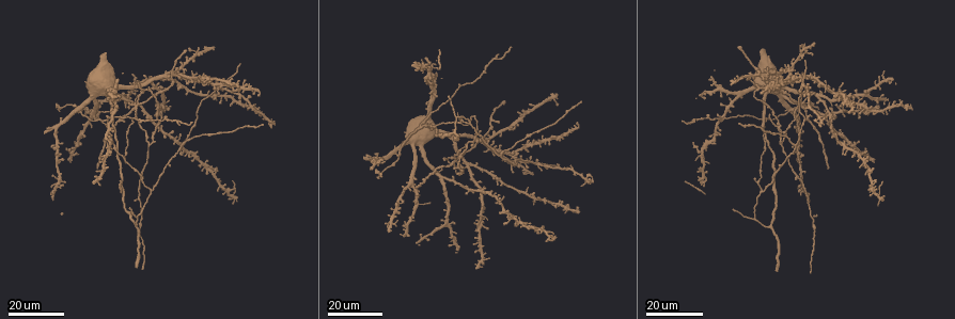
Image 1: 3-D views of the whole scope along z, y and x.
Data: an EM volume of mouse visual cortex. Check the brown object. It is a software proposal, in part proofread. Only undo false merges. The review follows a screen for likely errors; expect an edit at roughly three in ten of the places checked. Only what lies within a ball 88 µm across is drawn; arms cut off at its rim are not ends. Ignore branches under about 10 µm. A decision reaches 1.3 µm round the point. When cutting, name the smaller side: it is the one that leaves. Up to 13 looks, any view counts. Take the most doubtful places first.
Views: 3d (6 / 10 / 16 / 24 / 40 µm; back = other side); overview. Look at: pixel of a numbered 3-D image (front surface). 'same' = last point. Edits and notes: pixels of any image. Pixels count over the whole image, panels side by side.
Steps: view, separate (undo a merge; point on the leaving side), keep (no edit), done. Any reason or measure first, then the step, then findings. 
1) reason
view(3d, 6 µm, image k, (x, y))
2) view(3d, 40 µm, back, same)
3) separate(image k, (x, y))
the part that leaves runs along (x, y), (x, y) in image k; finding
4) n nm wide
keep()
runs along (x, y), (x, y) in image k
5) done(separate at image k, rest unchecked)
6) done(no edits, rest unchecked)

thin arm on a thick one
view(3d, 16 µm, image 1, (803, 83))

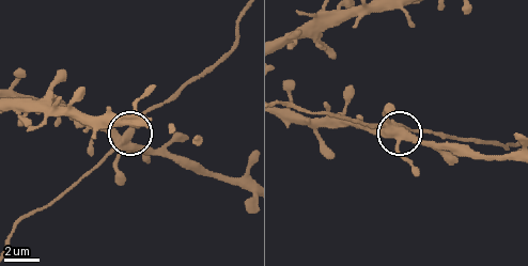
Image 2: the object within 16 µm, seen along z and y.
view(3d, 6 µm, image 2, (128, 139))

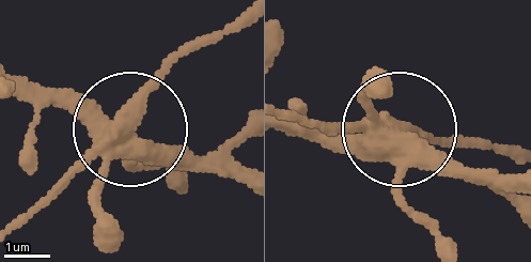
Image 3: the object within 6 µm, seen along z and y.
490 nm wide
keep()
runs along (292, 132), (459, 143) in image 3; continuous, no second neuron

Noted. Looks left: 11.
view(3d, 16 µm, image 1, (779, 145))

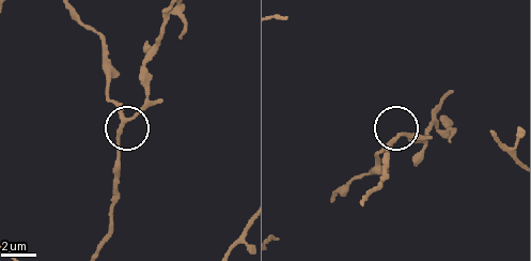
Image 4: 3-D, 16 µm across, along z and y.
view(3d, 6 µm, image 4, (393, 140))

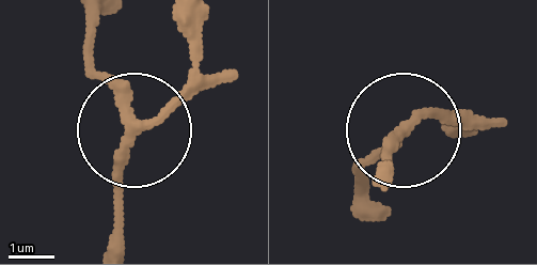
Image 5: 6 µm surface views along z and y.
200 nm wide
keep()
runs along (352, 196), (352, 176), (410, 127), (487, 119) in image 5; one neuron here

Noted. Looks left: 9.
arms part here
view(3d, 24 µm, image 1, (419, 127))

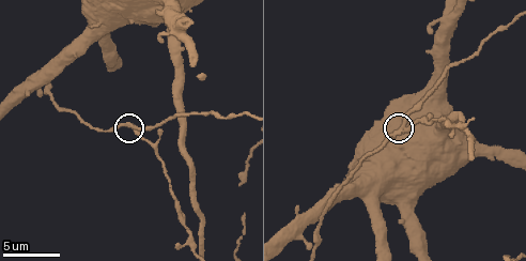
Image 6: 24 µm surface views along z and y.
view(3d, 6 µm, image 6, (135, 126))

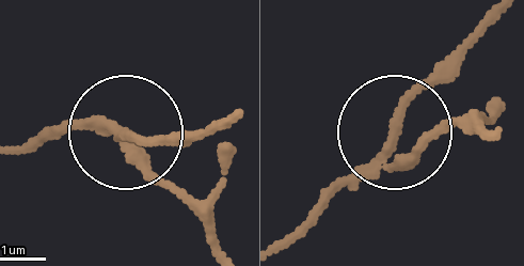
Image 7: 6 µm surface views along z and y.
220 nm wide
separate(image 7, (41, 139))
a second neuron is stuck on

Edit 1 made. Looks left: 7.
view(overview)

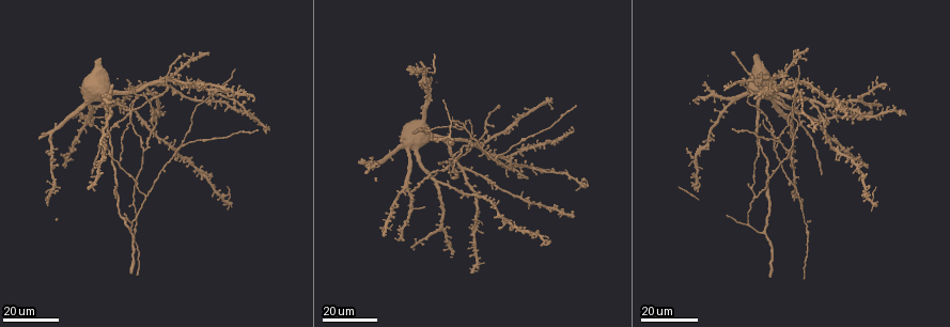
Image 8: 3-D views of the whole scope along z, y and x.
four arms meet
view(3d, 16 µm, image 8, (129, 111))

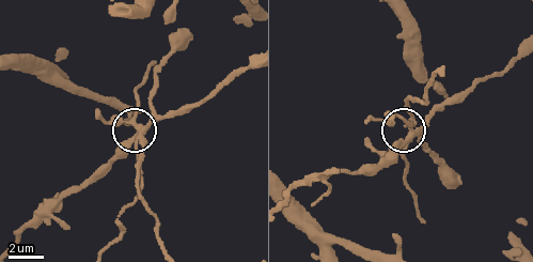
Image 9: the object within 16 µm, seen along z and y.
view(3d, 10 µm, image 9, (142, 131))

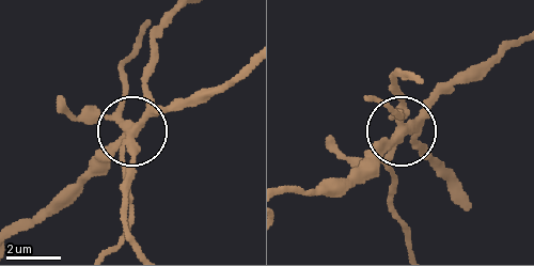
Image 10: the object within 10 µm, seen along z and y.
4 arms
separate(image 10, (103, 154))
the part that leaves runs along (137, 132), (162, 112), (210, 98), (246, 71) in image 10; two neurons meet here

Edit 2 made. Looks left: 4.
redraw
view(overview)

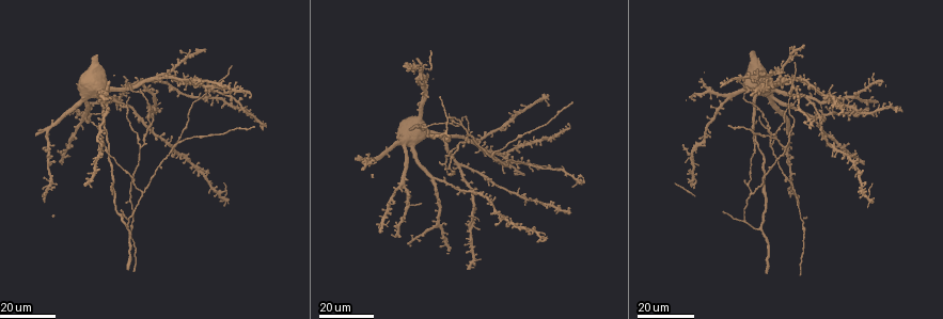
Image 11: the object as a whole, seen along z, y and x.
view(3d, 24 µm, image 11, (751, 195))

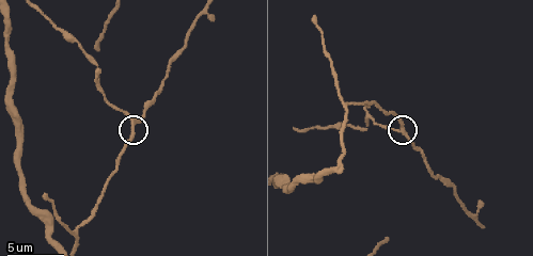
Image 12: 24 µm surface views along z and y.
closer look
view(3d, 6 µm, image 12, (404, 133))

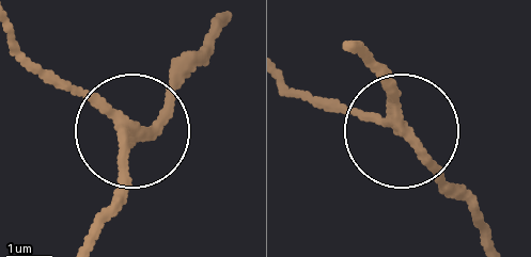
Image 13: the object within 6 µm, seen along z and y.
view(3d, 6 µm, back, image 13, (130, 129))

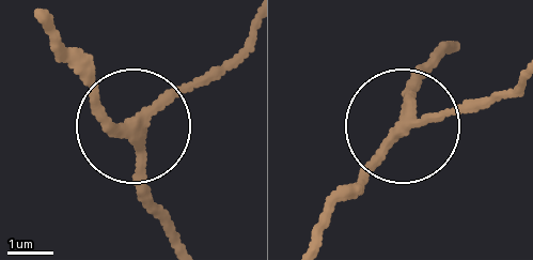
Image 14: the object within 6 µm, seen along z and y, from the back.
side arm 36 µm; 3 arms
keep()
continuous, no second neuron

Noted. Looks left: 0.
done(separate at image 7, separate at image 10, rest unchecked)

